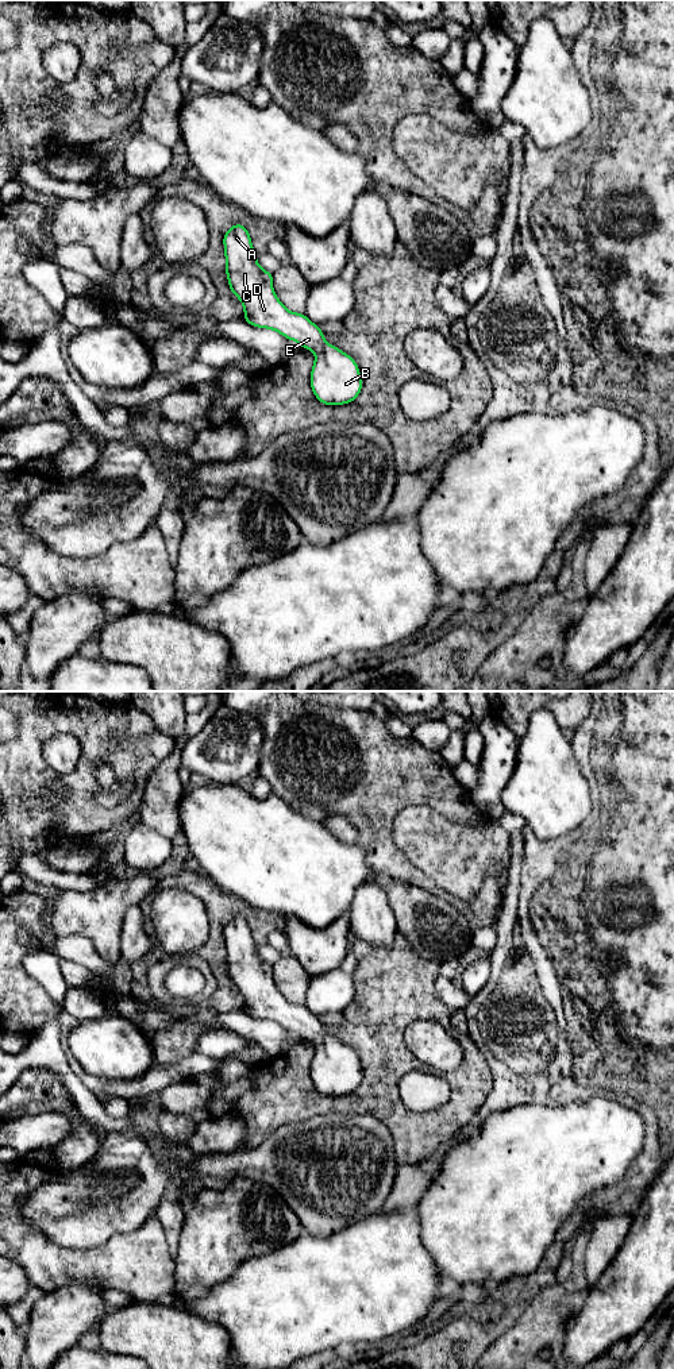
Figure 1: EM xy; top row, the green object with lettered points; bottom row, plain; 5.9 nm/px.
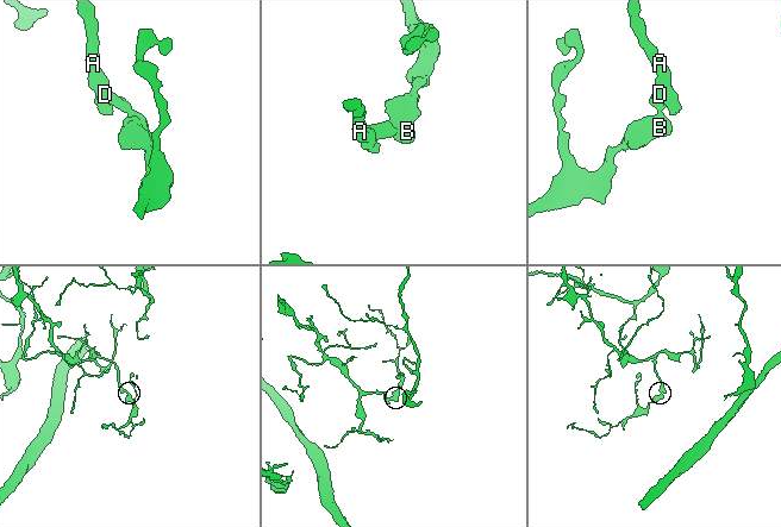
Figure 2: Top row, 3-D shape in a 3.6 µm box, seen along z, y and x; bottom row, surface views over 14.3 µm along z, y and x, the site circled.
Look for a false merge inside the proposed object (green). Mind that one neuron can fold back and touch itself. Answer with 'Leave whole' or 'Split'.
Leave whole

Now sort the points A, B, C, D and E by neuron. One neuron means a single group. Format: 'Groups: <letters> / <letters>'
Groups: A B C D E

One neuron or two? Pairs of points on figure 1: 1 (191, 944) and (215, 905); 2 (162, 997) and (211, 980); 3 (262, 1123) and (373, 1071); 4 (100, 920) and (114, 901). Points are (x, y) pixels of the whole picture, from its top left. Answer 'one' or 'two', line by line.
1: two
2: one
3: one
4: one

